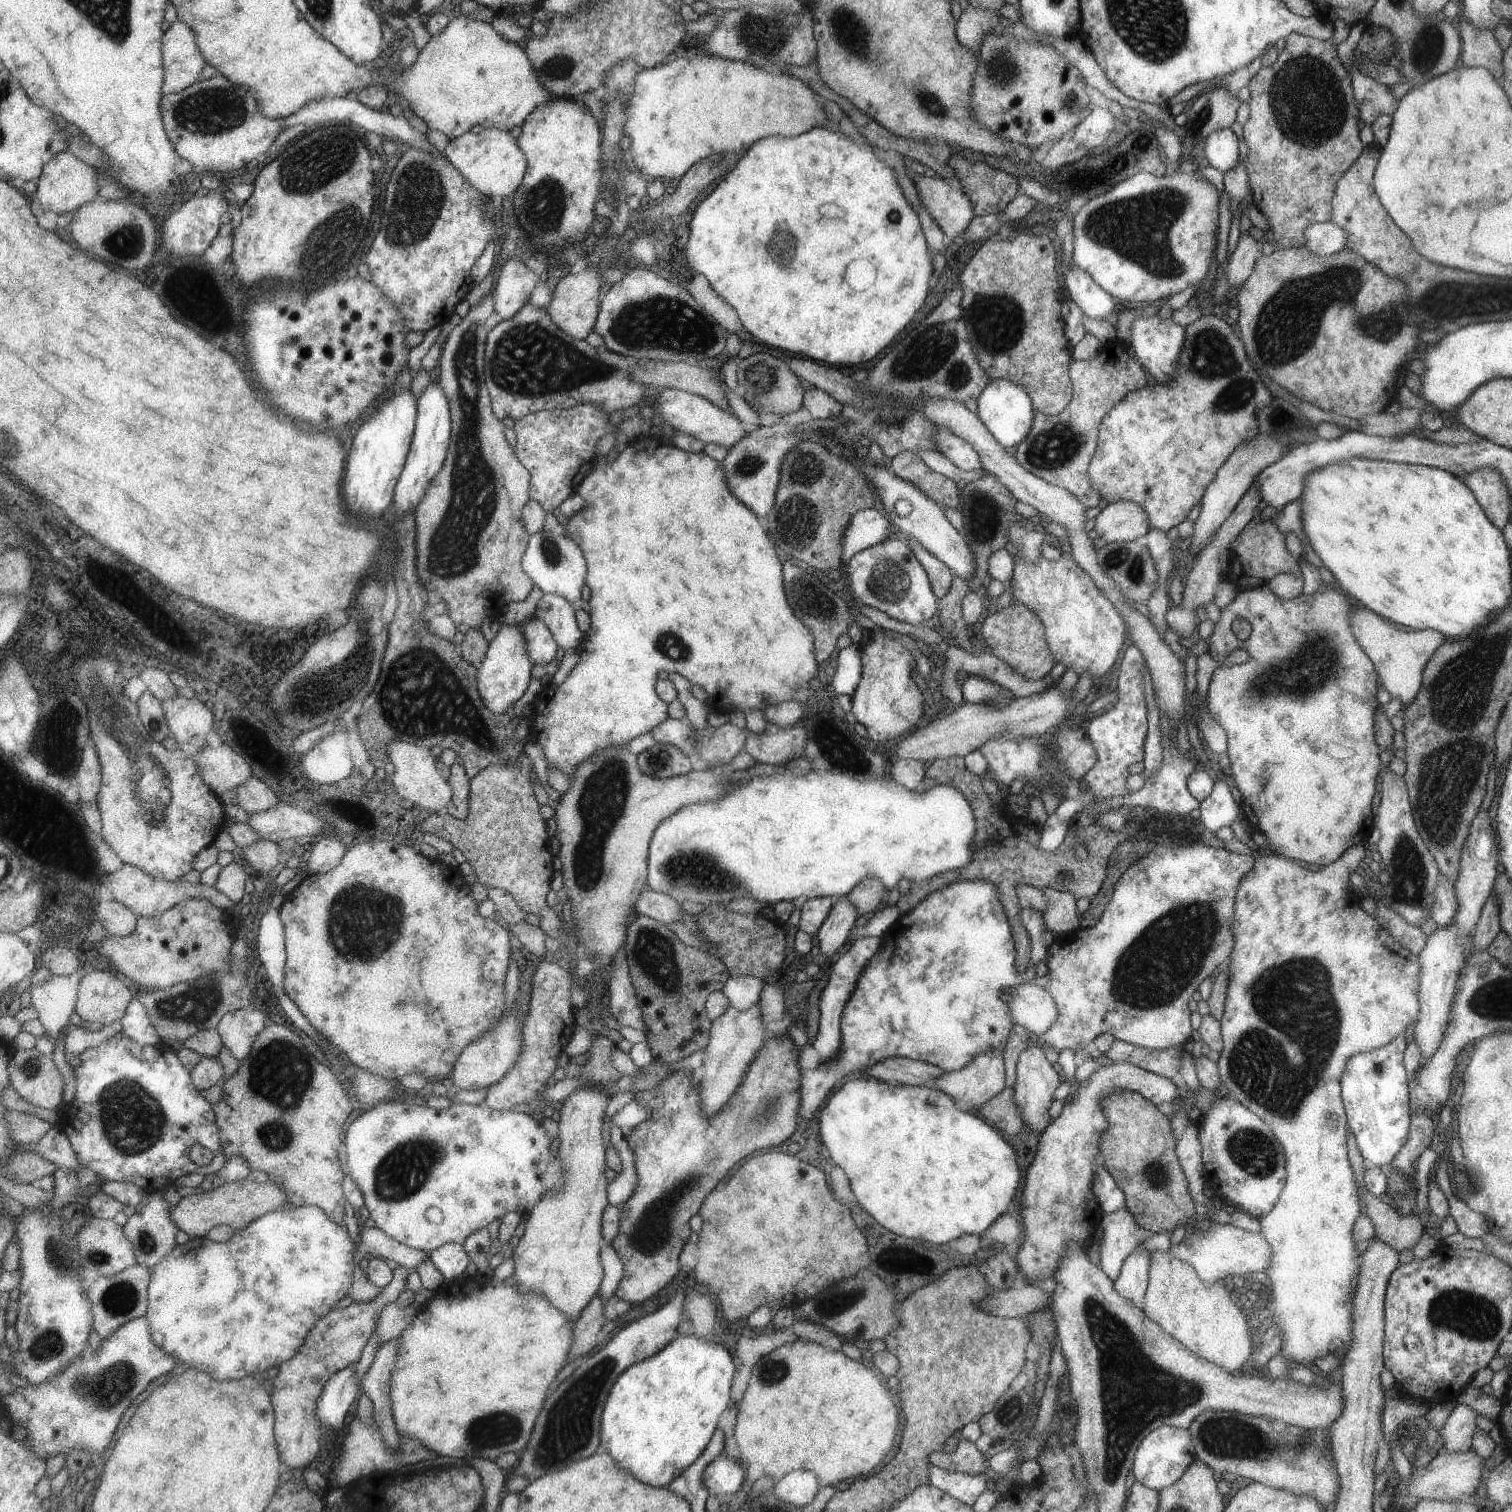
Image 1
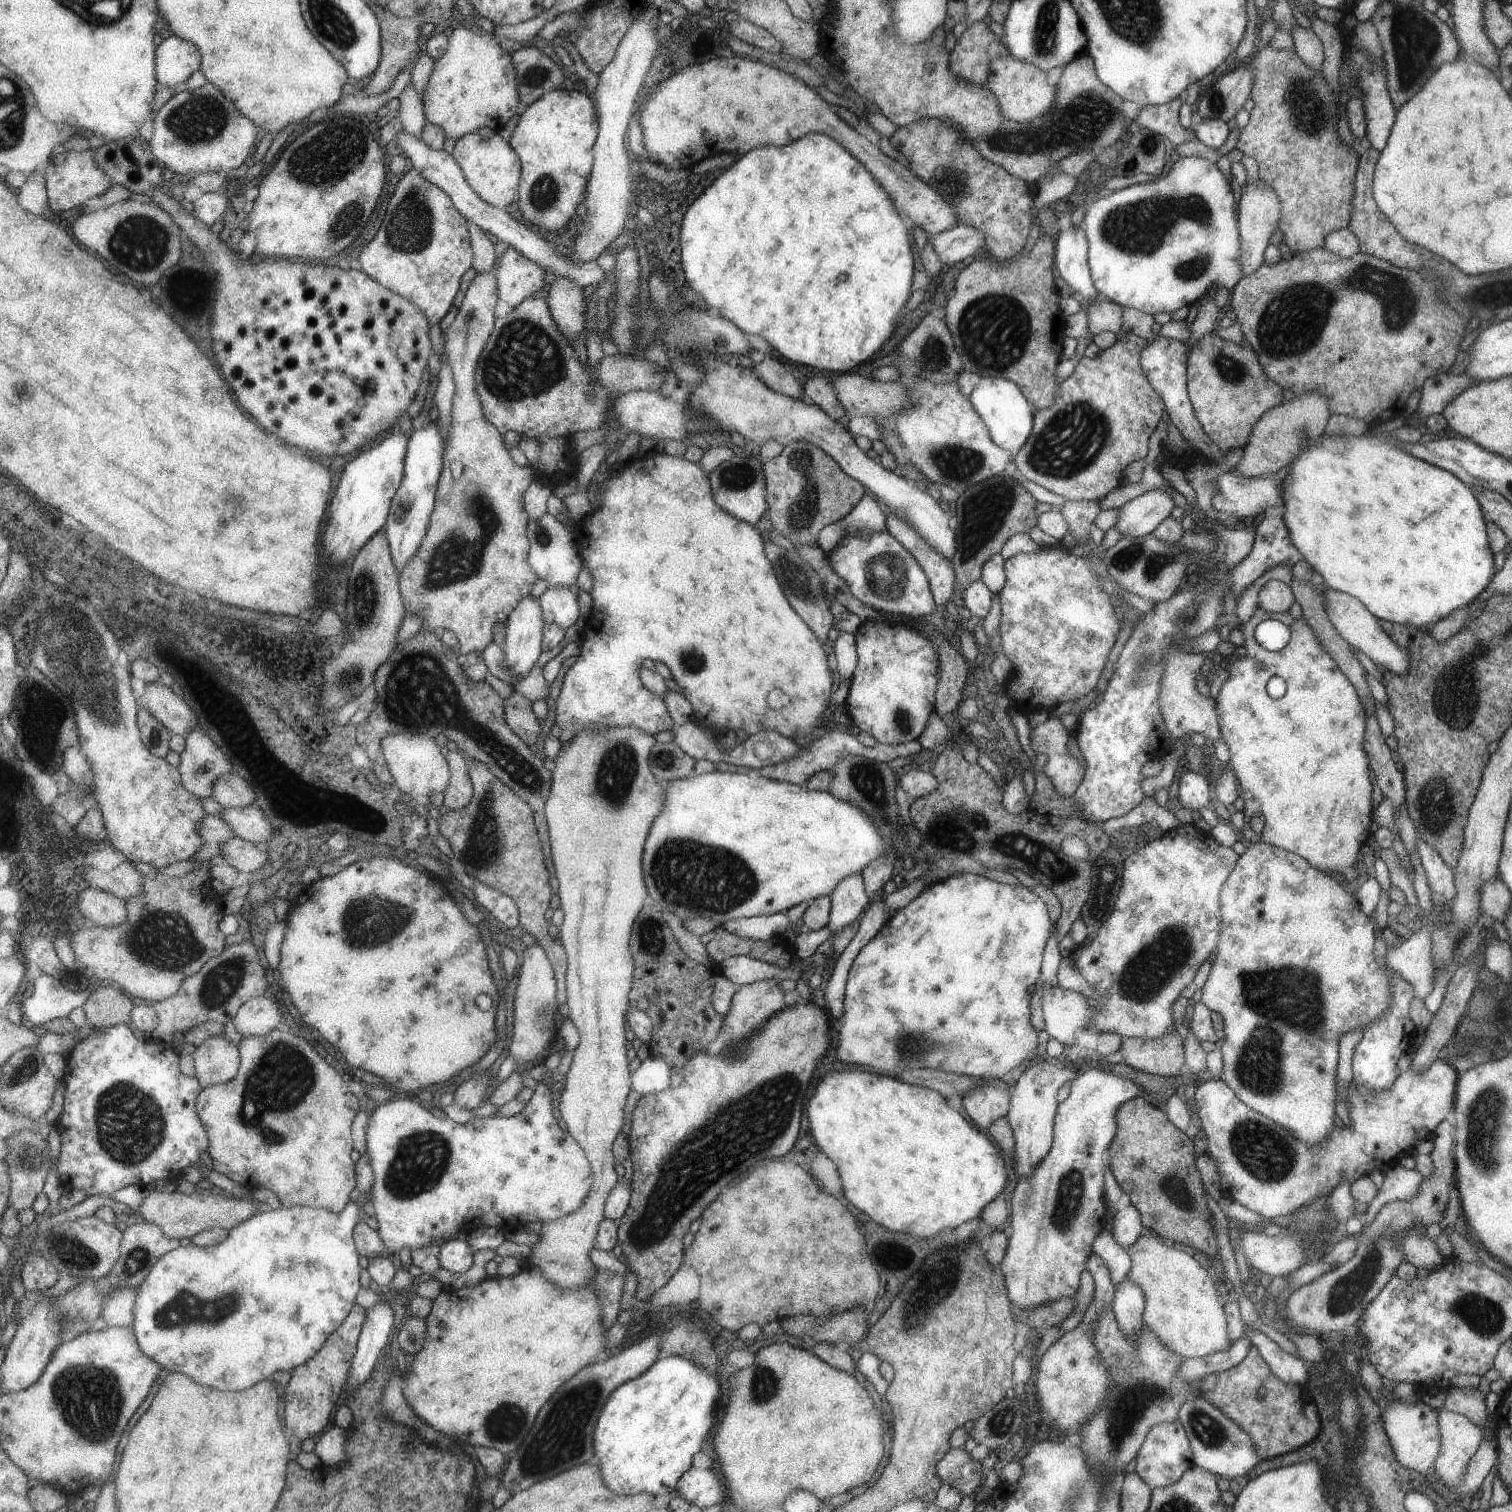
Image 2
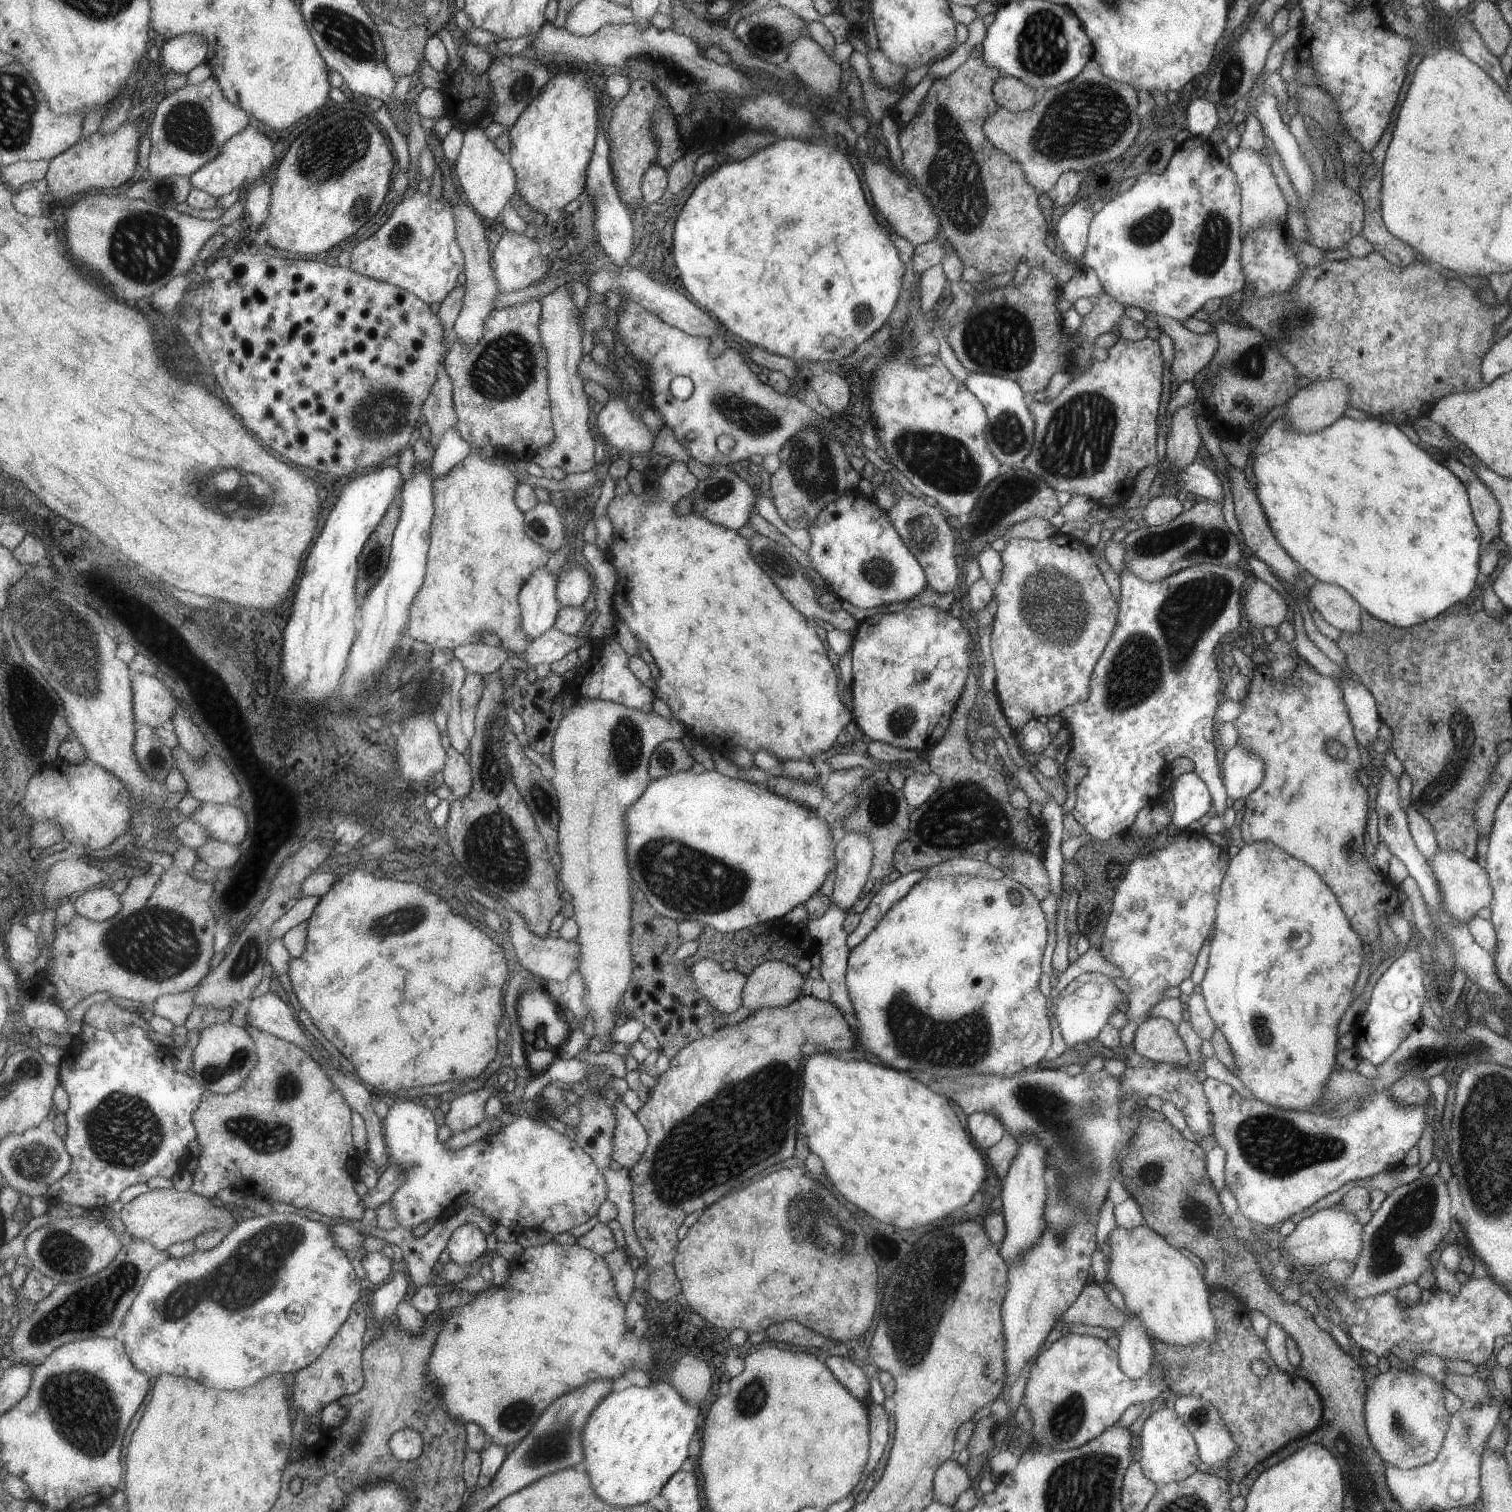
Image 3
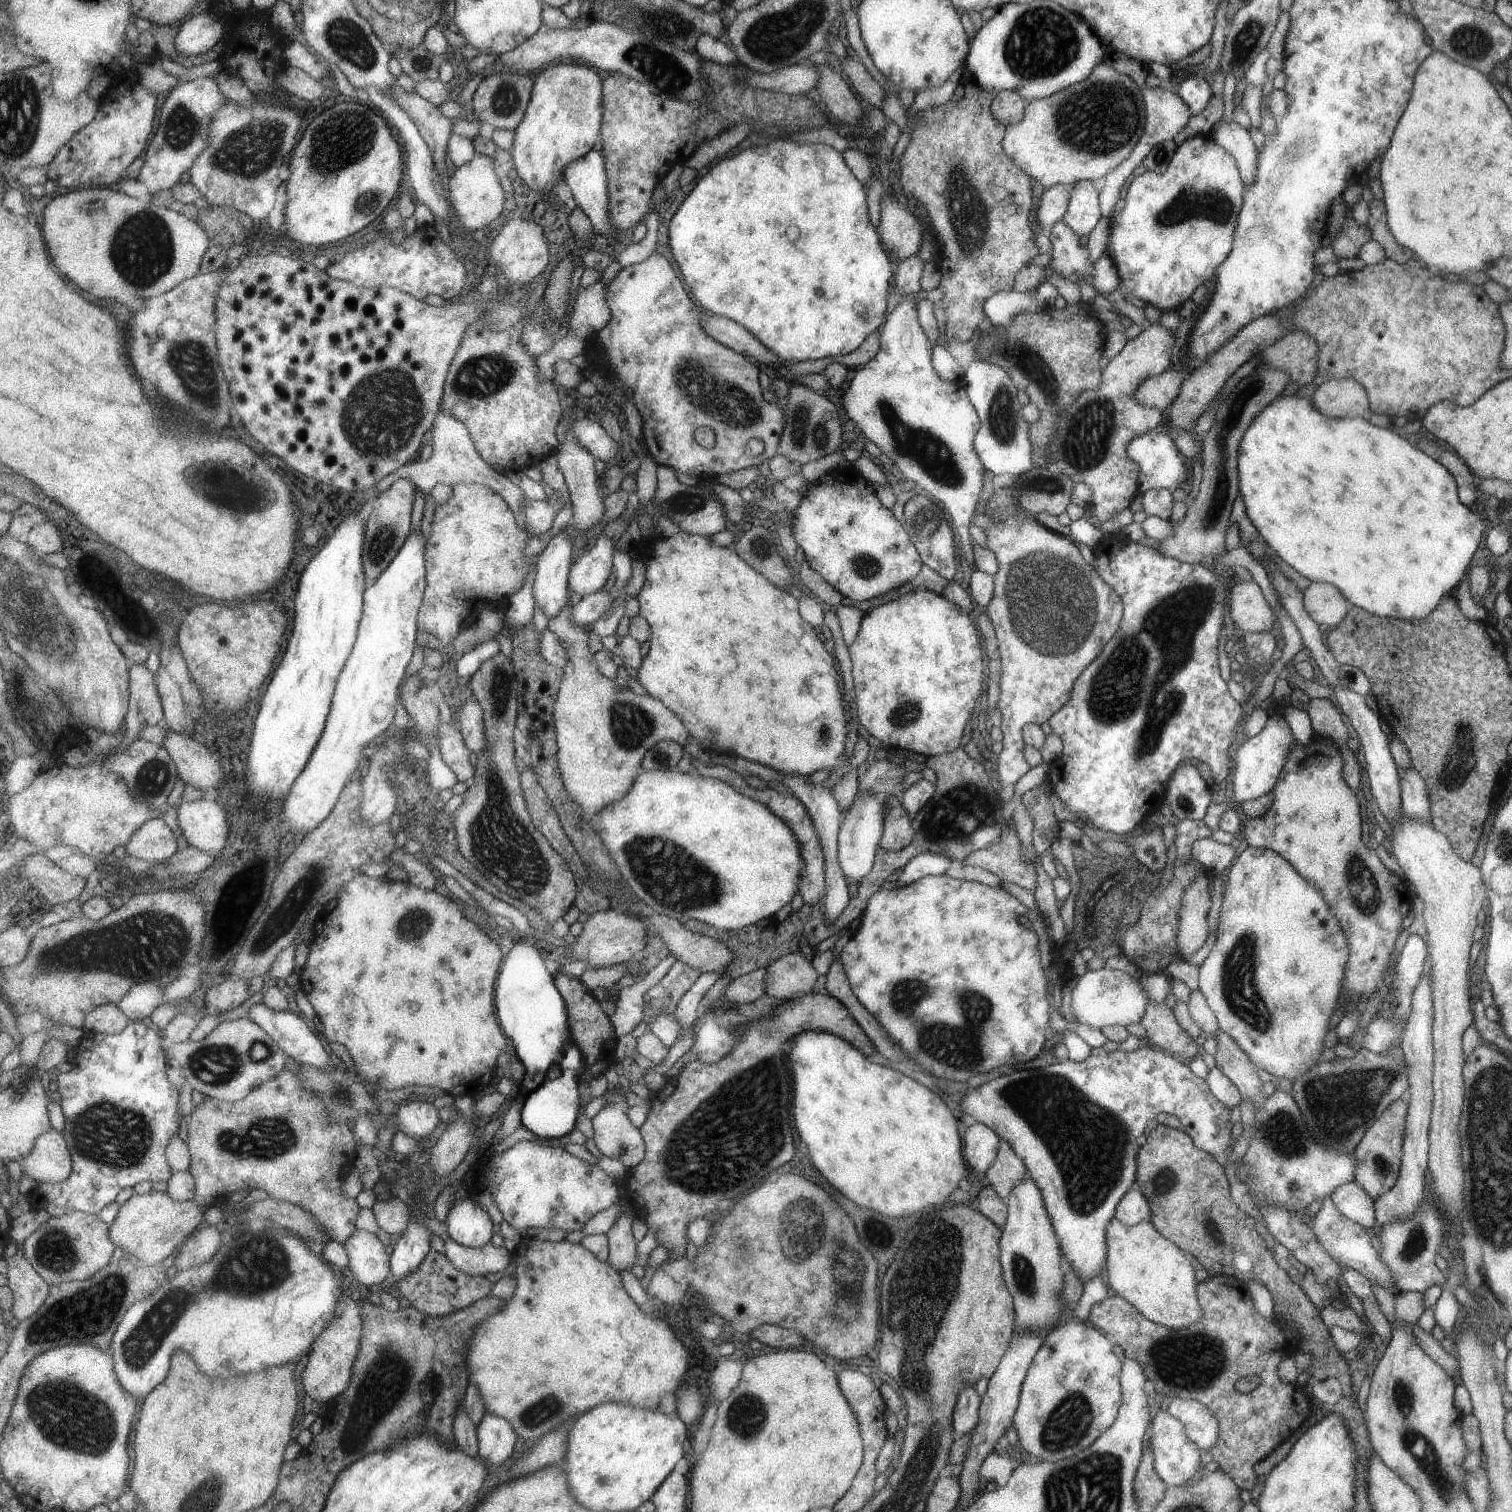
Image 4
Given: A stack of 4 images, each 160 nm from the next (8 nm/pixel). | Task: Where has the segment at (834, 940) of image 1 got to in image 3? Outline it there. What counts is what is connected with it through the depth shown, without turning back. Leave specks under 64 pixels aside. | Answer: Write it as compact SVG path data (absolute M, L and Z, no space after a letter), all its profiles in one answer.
M842 831L835 846L835 880L830 900L842 909L857 903L872 859L871 841L860 832Z

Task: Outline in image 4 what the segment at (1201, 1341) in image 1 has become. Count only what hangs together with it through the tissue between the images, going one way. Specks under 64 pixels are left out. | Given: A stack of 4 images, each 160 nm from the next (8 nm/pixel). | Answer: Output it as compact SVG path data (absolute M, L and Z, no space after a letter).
M1112 1218L1104 1238L1107 1245L1104 1282L1110 1292L1128 1301L1149 1321L1169 1329L1187 1328L1204 1319L1191 1264L1175 1244L1157 1232L1151 1221L1128 1227Z

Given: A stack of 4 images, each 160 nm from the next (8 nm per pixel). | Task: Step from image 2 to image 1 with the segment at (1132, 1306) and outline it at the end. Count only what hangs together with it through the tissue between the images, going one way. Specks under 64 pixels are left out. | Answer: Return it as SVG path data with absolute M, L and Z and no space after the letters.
M1138 1243L1136 1248L1133 1248L1133 1251L1124 1261L1124 1265L1120 1268L1120 1275L1113 1278L1113 1289L1119 1292L1124 1298L1127 1298L1127 1300L1131 1300L1134 1306L1141 1307L1148 1284L1149 1256L1151 1256L1151 1250L1145 1250L1143 1243Z

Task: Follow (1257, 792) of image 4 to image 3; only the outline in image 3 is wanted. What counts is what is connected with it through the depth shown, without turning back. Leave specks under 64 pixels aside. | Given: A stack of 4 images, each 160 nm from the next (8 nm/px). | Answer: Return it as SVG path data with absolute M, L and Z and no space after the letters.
M1237 743L1226 750L1223 758L1223 779L1229 798L1245 798L1262 781L1265 770L1264 760L1255 753L1246 751Z

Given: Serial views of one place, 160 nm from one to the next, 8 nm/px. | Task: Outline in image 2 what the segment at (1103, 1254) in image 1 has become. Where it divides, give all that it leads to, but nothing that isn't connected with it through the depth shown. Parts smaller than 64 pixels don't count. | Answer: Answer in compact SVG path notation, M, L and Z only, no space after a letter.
M1131 1204L1113 1212L1113 1217L1112 1237L1120 1247L1128 1247L1140 1236L1151 1233L1141 1224L1139 1211Z

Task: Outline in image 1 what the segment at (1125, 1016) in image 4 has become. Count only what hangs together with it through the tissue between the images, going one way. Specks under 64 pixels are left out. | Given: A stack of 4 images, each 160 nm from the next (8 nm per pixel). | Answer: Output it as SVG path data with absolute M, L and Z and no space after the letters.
M1038 980L1011 988L1005 1004L1008 1004L1013 1024L1036 1036L1048 1031L1057 1017L1055 1002Z

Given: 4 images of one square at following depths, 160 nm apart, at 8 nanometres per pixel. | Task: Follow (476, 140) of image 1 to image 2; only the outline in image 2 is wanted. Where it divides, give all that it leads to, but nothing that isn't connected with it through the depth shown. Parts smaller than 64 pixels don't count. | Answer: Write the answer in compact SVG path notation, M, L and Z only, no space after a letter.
M500 132L495 133L491 138L483 138L478 133L469 133L456 142L453 155L471 186L487 204L504 209L518 200L523 163L510 141L503 138Z

